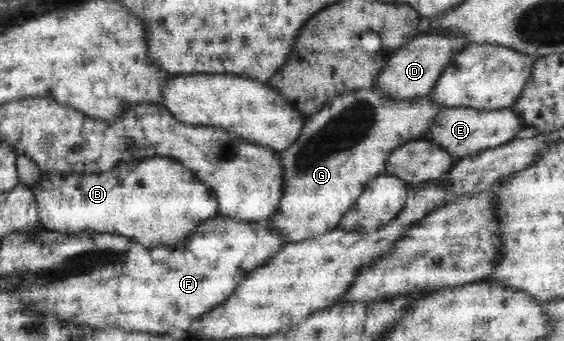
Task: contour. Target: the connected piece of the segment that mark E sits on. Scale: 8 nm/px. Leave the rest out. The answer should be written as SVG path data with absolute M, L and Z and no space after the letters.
M472 107L443 108L434 119L434 125L426 131L425 138L440 145L453 158L461 159L512 142L527 126L524 118L514 110L514 107L499 110L478 110Z

